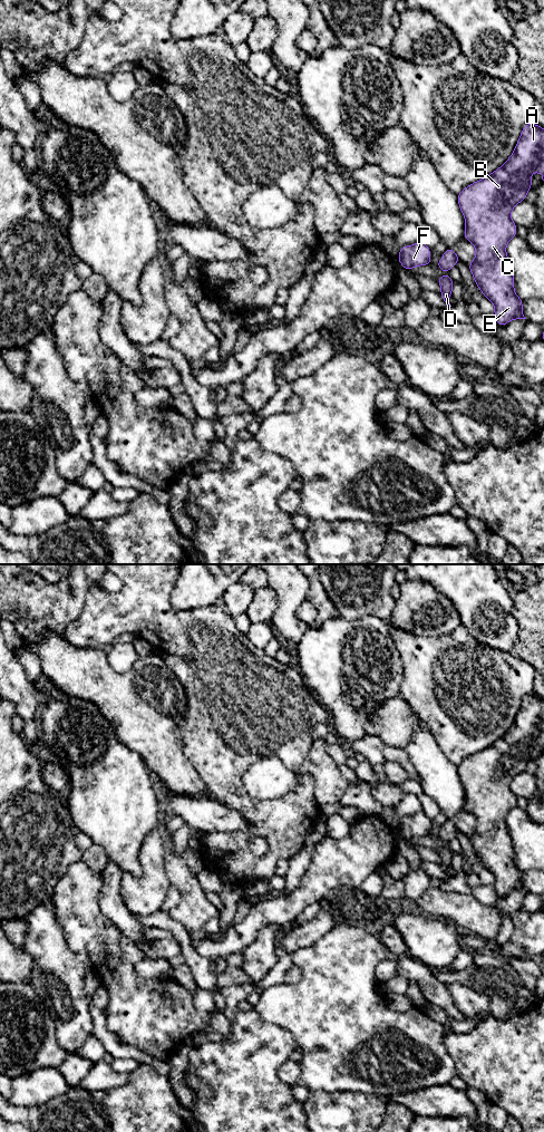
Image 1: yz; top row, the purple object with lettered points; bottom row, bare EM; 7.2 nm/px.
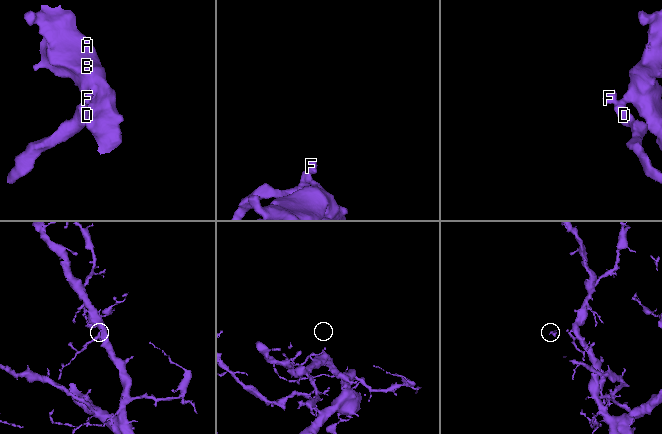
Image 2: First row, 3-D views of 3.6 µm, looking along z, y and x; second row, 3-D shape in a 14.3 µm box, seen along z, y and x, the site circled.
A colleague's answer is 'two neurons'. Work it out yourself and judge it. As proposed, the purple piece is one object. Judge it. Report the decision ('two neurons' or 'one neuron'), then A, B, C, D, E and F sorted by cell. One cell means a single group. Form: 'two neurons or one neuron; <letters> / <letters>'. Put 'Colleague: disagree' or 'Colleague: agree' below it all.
one neuron; A B C D E F
Colleague: disagree

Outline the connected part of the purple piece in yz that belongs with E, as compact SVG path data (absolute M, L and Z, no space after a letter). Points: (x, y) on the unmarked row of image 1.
M527 695L523 698L514 724L505 735L487 748L468 756L457 766L466 792L464 809L476 817L475 831L467 836L484 868L495 875L494 887L499 898L512 890L526 890L522 883L524 872L514 862L513 842L505 820L517 802L511 783L517 774L526 771L526 765L533 757L533 743L541 743L544 752L544 700L537 695Z

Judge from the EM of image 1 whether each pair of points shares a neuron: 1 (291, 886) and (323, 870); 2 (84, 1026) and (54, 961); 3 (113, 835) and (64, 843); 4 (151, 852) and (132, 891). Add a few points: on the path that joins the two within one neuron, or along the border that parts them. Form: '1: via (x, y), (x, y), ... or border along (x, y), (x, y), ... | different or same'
1: border along (311, 855), (311, 861), (301, 882), (283, 896) | different
2: via (80, 1010), (74, 1004), (69, 985), (61, 977) | same
3: border along (67, 805), (69, 815), (77, 830) | different
4: via (151, 862), (151, 874), (142, 883) | same

